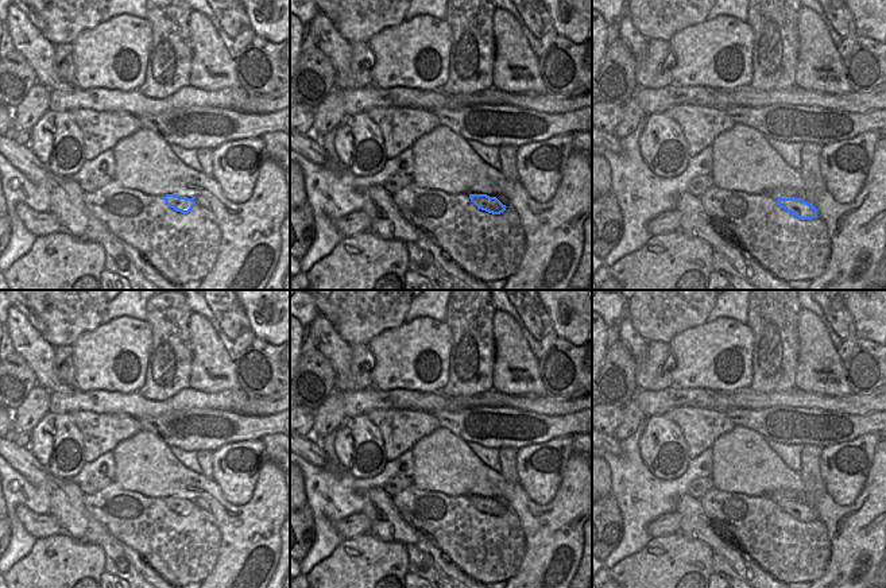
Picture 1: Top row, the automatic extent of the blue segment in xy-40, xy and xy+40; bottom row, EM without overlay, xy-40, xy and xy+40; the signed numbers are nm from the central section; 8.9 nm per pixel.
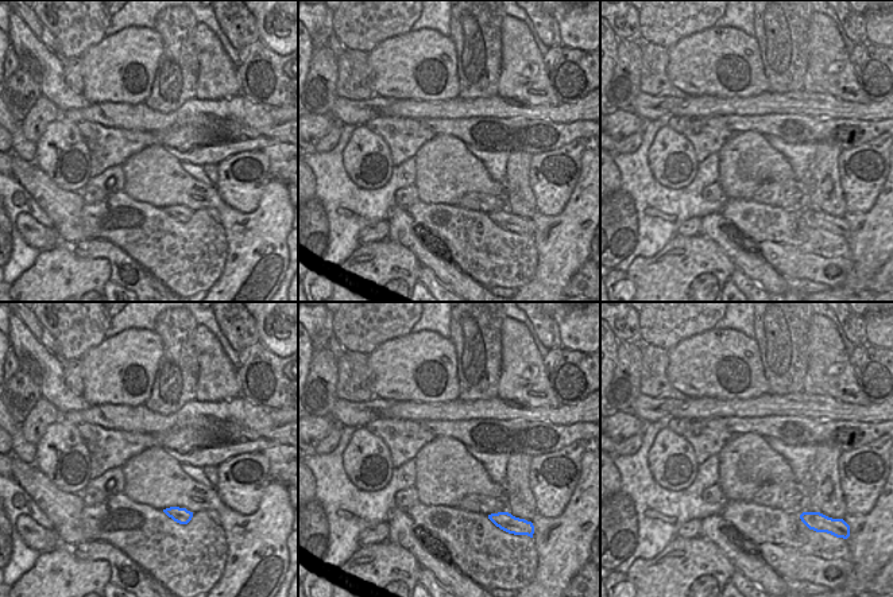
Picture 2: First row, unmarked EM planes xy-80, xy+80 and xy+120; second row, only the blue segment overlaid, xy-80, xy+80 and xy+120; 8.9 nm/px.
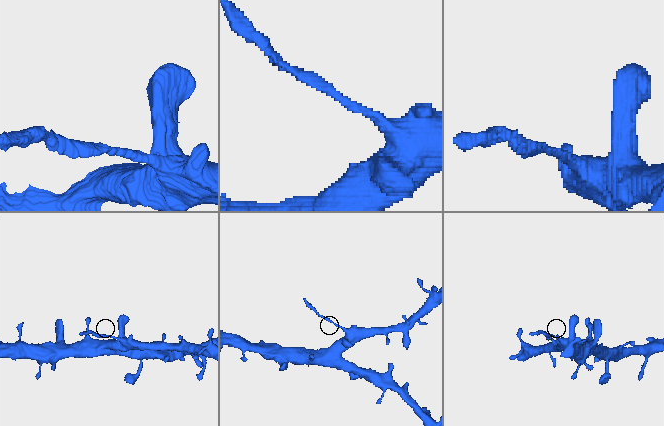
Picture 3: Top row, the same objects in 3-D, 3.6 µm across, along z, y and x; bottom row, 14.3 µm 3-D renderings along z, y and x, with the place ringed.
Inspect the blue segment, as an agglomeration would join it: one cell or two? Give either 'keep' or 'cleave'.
cleave

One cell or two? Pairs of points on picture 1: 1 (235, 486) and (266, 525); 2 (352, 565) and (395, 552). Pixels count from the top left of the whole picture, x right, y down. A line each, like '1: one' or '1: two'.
1: two
2: one

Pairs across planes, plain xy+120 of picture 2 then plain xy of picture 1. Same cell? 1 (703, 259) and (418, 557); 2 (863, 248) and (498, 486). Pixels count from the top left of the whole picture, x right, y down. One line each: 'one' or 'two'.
1: two
2: one

